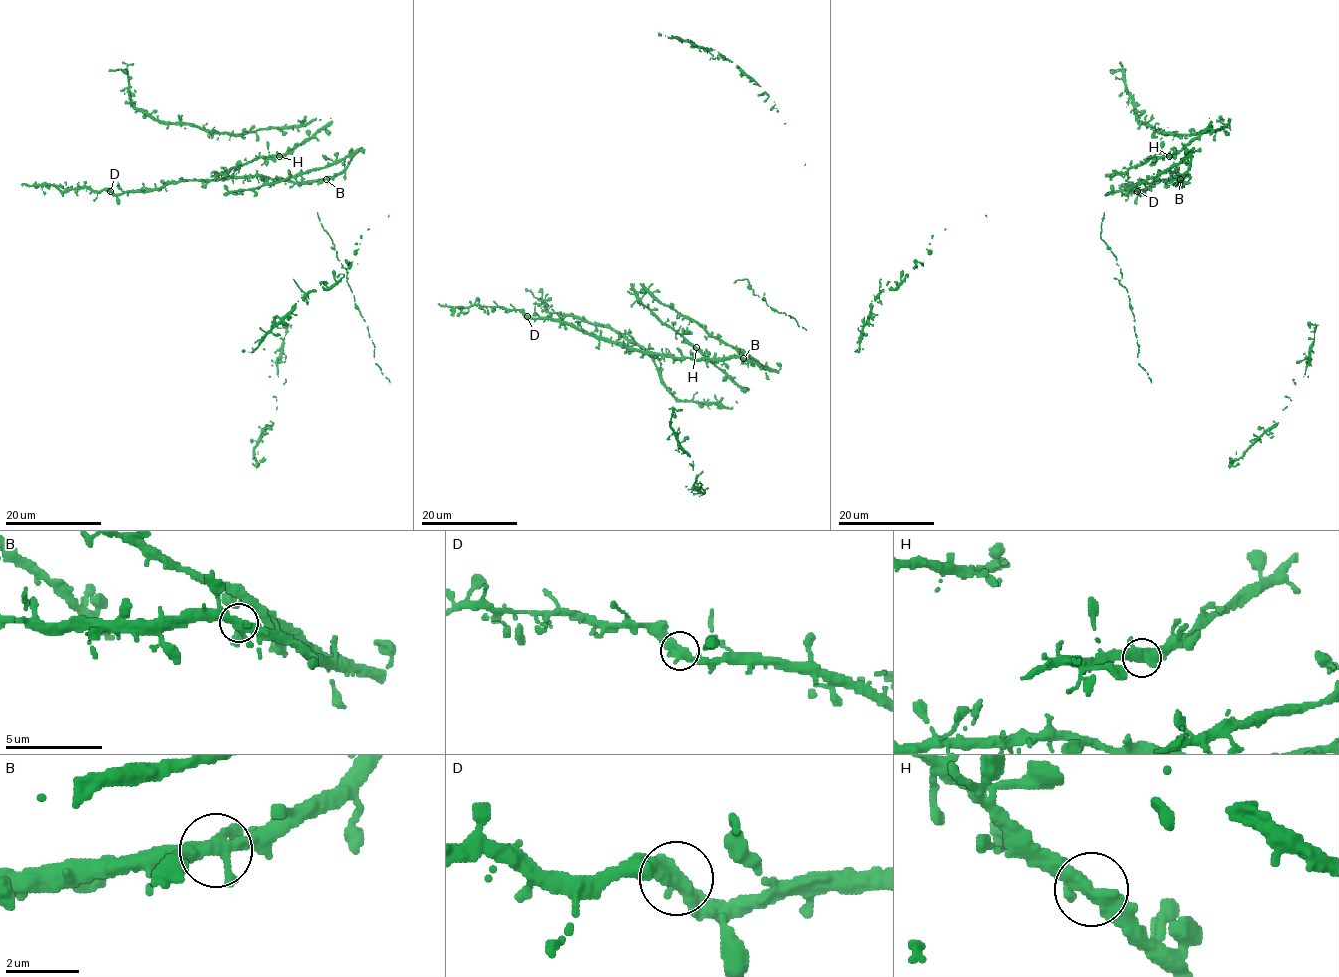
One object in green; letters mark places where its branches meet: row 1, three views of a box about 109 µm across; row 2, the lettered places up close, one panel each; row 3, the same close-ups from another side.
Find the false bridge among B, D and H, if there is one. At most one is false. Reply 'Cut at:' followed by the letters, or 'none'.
Cut at: none

